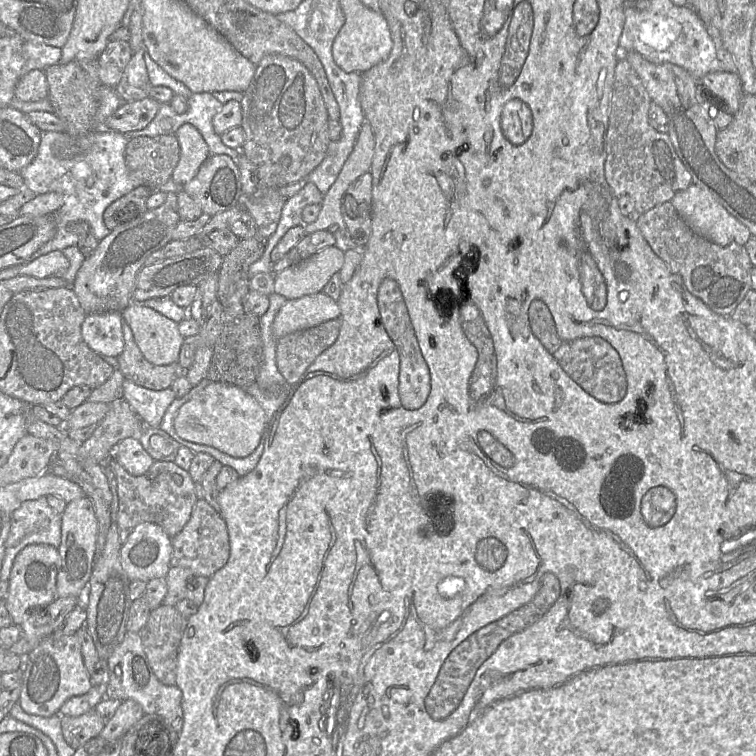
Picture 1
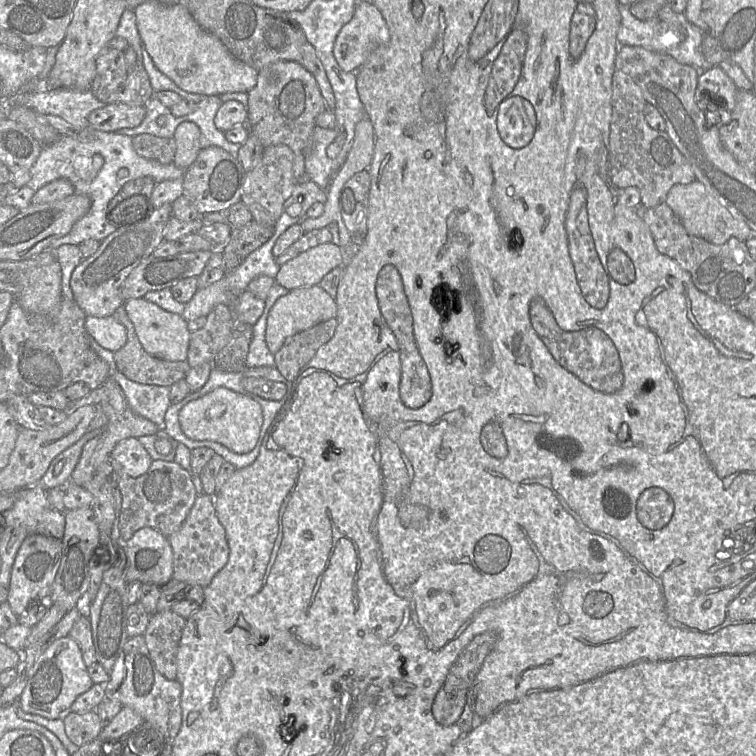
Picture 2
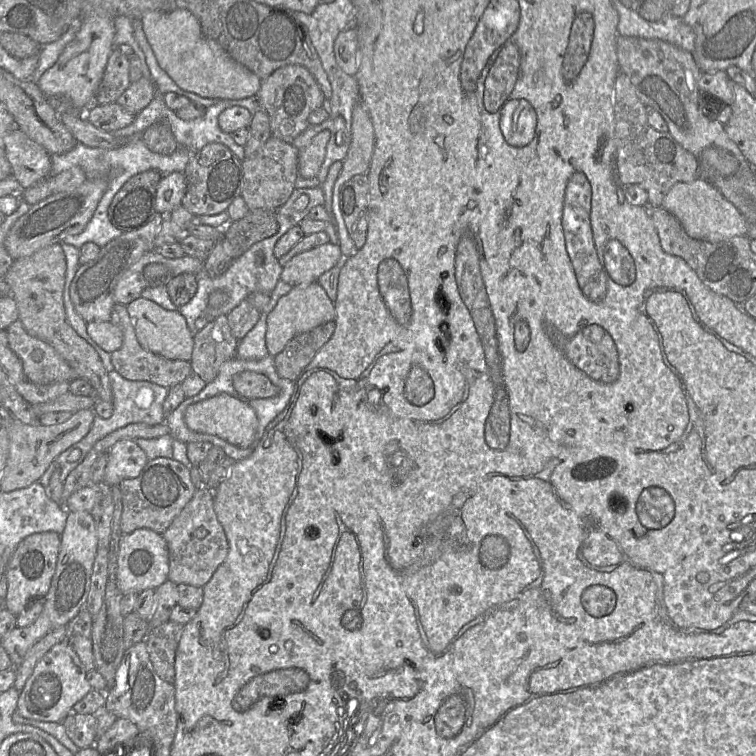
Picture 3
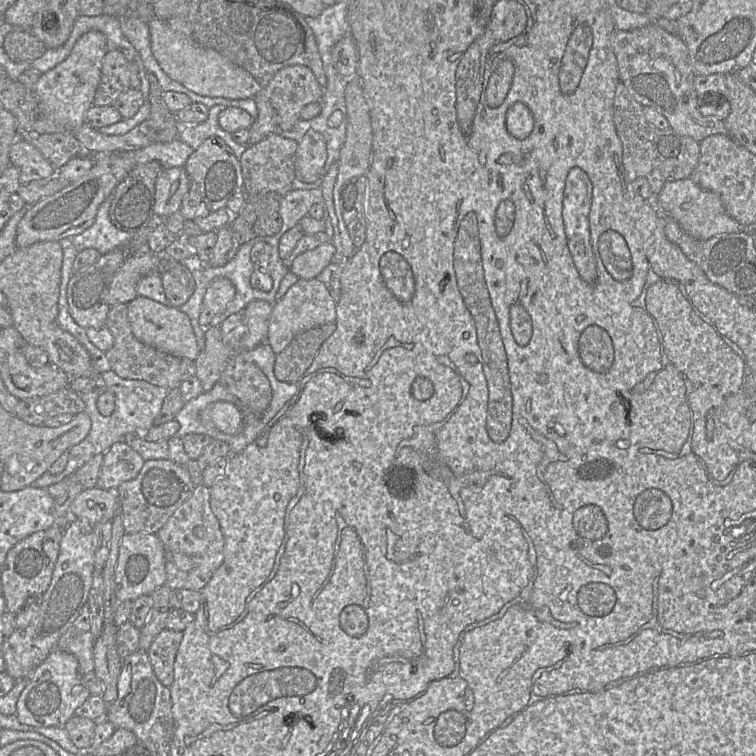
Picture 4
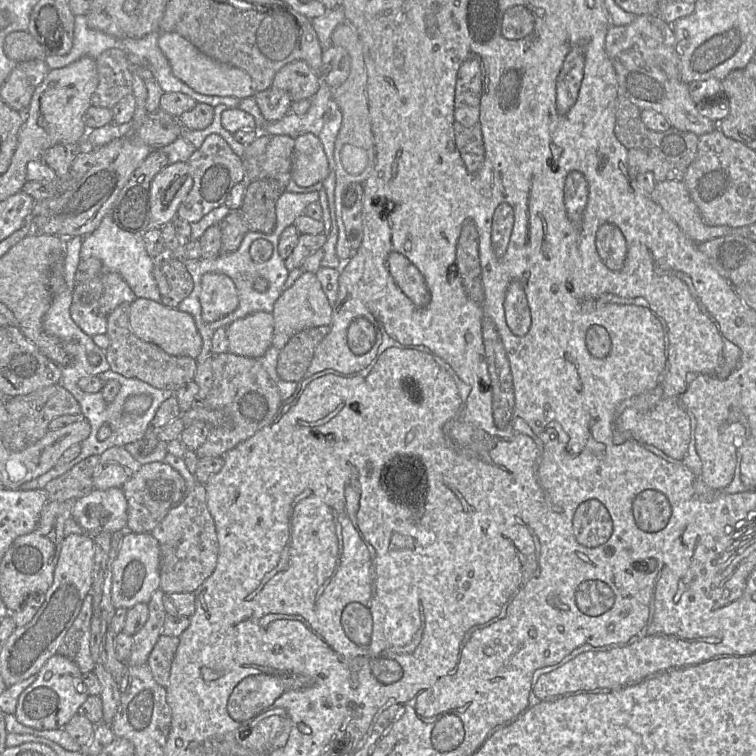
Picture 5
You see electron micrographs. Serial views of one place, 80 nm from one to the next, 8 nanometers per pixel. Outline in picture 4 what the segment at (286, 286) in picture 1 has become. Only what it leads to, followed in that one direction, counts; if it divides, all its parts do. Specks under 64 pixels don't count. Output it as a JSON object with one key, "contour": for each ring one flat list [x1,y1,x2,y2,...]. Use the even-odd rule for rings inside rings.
{"contour":[[329,242,321,244,313,250,300,254,292,263,289,271,299,279,309,280,318,275,332,263,336,248]]}

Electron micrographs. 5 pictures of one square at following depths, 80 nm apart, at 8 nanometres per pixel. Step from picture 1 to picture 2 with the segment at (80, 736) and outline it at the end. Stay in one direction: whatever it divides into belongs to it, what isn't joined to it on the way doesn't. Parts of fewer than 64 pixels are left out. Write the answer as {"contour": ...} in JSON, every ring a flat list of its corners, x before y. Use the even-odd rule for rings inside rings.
{"contour":[[95,710,85,713,68,711,62,719,67,737,78,747,98,738,103,728]]}

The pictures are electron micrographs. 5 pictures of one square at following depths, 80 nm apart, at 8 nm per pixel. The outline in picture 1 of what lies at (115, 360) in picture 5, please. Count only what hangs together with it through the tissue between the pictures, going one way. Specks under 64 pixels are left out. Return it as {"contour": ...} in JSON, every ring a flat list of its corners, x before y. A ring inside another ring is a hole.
{"contour":[[123,321,124,350,117,357,119,370,125,379,135,384,151,389,164,390,180,376,186,375,188,369,178,363,169,365,154,365,147,361,137,346,133,332]]}

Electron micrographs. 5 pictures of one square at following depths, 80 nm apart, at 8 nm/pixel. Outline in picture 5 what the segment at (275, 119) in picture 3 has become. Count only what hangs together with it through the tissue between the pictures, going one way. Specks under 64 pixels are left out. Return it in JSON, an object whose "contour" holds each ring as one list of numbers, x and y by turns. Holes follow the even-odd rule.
{"contour":[[302,60,283,66,274,76,271,87,285,90,293,102,311,99,320,87,320,79]]}

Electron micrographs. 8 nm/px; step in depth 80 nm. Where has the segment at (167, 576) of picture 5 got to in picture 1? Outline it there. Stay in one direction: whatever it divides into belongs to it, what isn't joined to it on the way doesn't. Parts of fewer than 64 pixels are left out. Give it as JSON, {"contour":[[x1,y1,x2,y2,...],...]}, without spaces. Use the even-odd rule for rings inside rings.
{"contour":[[204,498,196,501,189,521,178,534,171,538,171,542,173,546,171,566,187,568,194,576,210,578,226,565,230,555,226,522]]}

